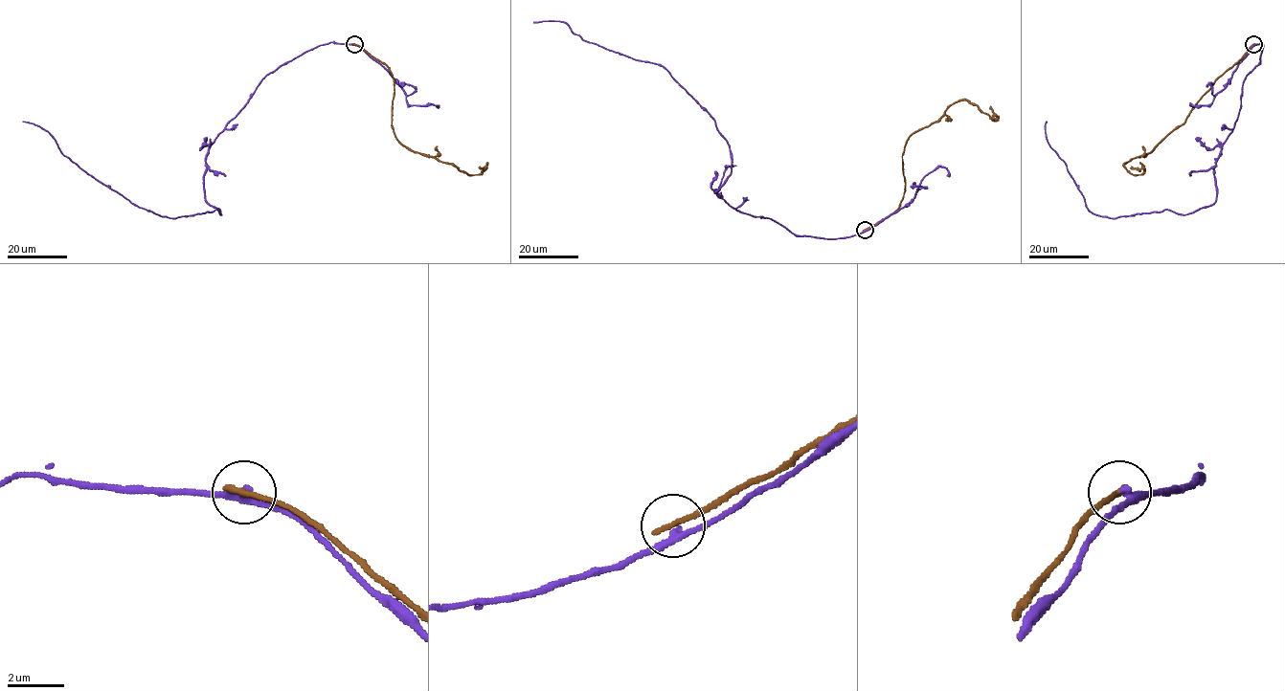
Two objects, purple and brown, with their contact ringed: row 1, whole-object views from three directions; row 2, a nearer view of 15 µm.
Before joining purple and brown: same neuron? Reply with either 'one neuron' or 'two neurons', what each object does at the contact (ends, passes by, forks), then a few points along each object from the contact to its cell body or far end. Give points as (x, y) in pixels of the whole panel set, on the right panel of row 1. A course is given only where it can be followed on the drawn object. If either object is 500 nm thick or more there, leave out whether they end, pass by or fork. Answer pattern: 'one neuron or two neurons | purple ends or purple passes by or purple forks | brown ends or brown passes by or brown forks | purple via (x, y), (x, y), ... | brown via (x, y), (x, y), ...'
two neurons | purple passes by | brown ends | purple via (1254, 44), (1260, 62), (1214, 167), (1216, 200), (1186, 214), (1092, 212), (1046, 122) | brown via (1253, 44), (1215, 81), (1183, 123), (1150, 152), (1124, 164), (1133, 175), (1143, 172), (1142, 168), (1130, 167)

